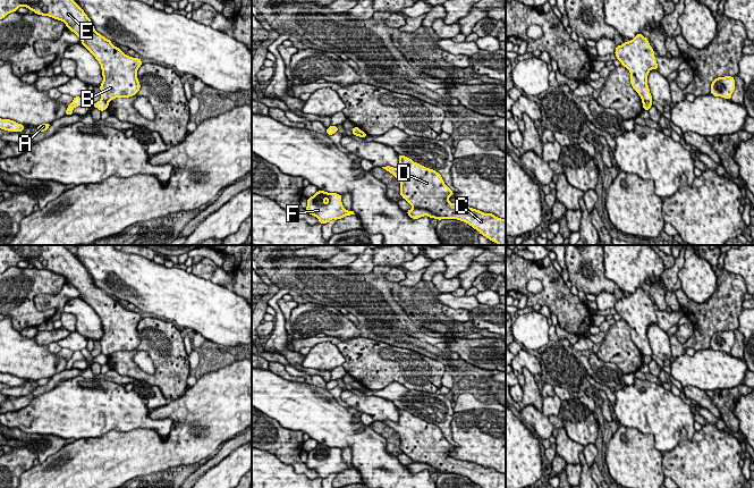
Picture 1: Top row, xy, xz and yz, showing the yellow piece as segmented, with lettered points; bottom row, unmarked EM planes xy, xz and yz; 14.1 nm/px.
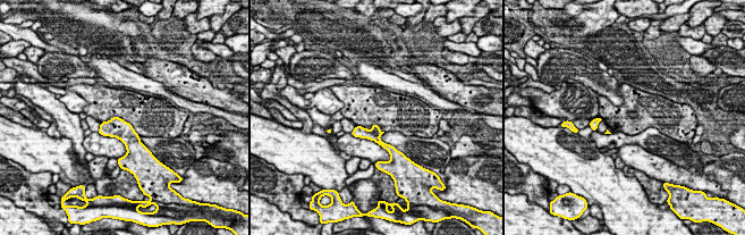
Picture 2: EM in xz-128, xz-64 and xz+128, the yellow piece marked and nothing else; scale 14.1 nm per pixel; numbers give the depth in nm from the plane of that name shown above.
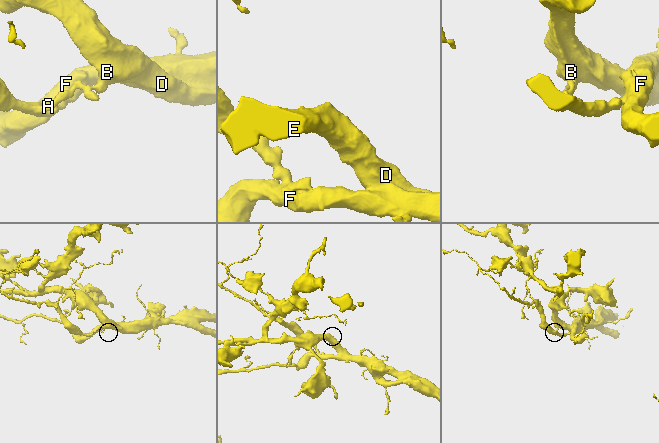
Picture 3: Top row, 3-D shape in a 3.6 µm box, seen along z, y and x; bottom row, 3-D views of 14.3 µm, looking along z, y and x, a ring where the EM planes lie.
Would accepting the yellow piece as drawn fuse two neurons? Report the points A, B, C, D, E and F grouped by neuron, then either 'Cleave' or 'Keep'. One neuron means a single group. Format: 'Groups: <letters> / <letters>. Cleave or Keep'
Groups: A F / B C D E. Cleave

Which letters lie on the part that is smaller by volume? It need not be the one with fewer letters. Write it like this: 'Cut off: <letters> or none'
Cut off: A, F

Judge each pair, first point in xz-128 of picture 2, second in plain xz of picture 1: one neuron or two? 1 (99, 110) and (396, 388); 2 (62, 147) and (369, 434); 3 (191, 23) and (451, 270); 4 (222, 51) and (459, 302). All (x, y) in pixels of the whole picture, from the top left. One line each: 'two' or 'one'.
1: two
2: one
3: two
4: one

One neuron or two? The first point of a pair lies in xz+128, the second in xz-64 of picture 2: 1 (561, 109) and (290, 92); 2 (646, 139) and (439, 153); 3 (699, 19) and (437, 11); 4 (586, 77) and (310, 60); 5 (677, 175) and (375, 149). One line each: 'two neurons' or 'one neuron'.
1: two neurons
2: one neuron
3: two neurons
4: one neuron
5: one neuron

